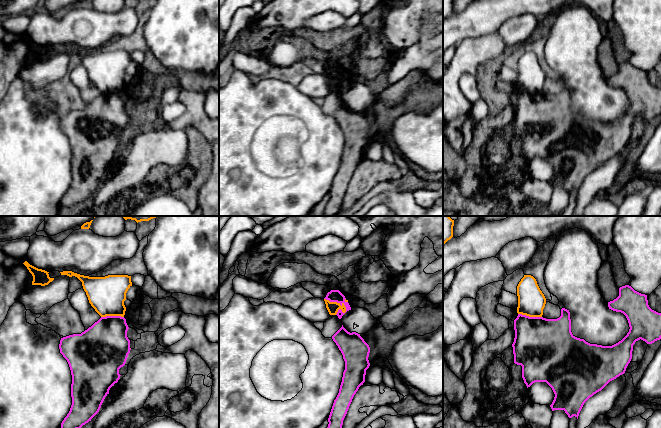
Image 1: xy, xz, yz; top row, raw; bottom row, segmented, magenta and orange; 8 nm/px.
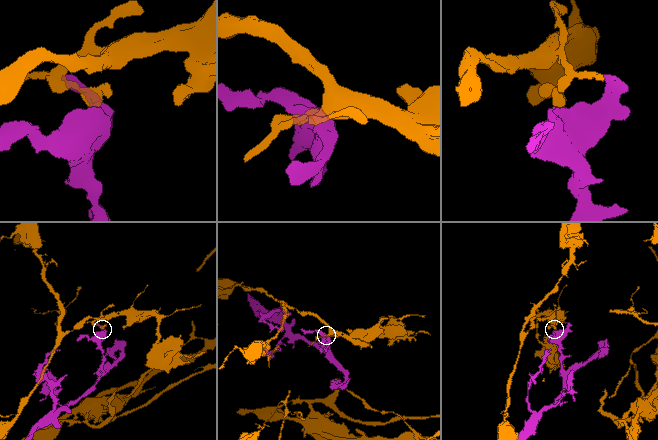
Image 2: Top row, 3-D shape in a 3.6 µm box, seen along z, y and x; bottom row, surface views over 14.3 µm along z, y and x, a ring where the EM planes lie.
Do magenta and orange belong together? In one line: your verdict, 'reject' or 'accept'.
reject

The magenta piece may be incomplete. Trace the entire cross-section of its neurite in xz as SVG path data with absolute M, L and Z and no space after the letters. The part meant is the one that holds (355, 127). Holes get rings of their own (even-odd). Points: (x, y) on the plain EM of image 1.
M342 103L332 112L345 137L342 158L339 169L334 176L324 216L336 216L340 213L343 196L347 190L352 175L359 163L365 158L370 123L356 108L348 108Z

